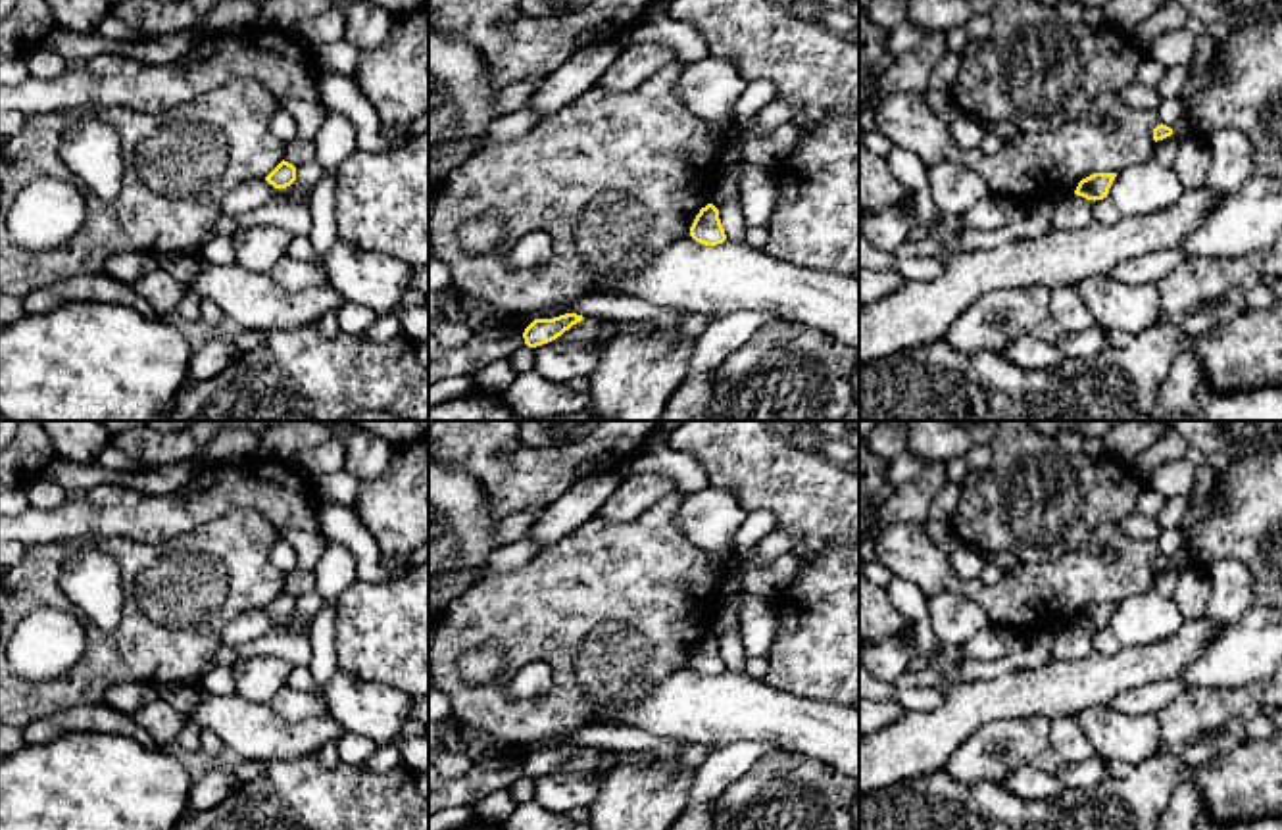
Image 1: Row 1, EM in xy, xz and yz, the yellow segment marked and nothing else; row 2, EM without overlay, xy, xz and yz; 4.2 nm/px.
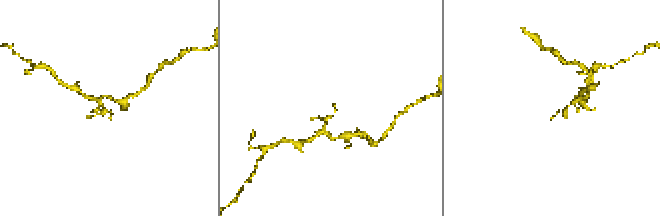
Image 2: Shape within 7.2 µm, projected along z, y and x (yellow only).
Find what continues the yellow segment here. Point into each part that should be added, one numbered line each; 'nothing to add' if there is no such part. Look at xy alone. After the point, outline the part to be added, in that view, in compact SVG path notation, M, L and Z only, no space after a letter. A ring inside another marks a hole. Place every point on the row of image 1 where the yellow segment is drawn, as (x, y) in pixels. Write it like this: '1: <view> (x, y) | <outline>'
nothing to add

